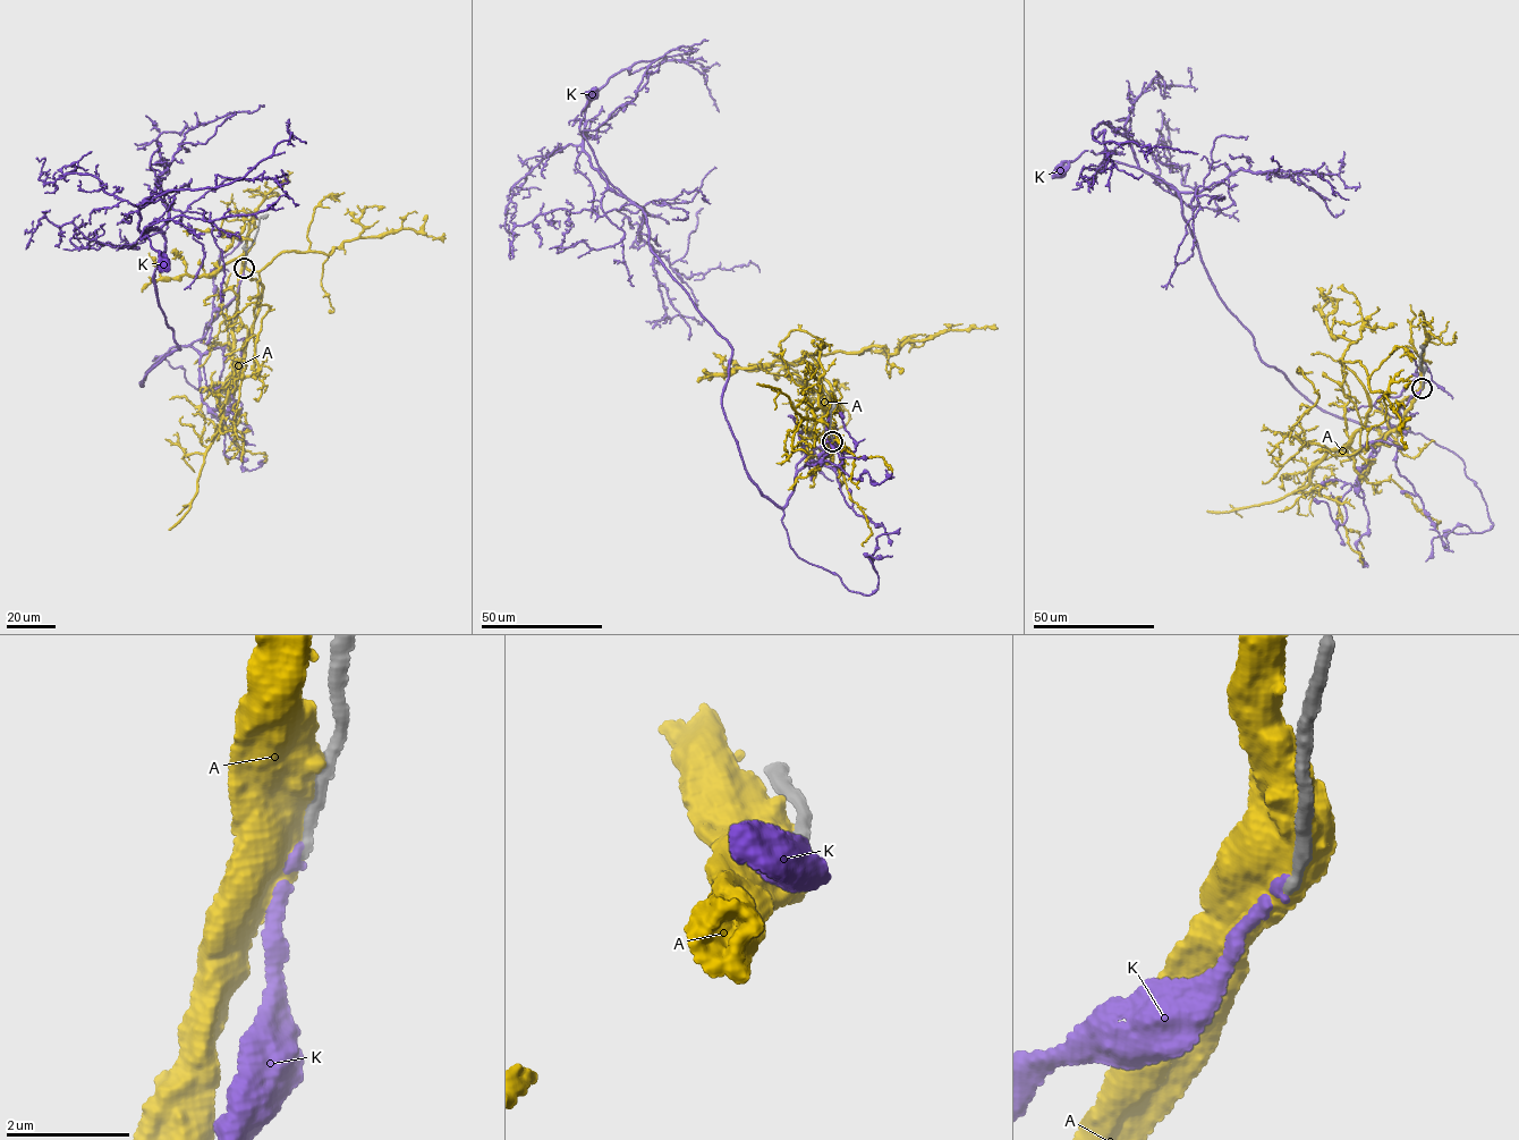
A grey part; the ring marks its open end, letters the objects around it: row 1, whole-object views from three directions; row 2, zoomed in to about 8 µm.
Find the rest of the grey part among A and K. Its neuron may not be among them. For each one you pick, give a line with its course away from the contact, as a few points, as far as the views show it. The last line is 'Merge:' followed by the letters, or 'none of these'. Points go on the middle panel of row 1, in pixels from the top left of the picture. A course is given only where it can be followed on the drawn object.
K: via (832, 440), (800, 458), (782, 507), (752, 480), (721, 402), (729, 344), (599, 166), (579, 131), (591, 94)
Merge: K

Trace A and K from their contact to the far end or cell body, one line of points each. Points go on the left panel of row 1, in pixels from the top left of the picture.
A: (245, 266), (236, 365), (259, 272), (279, 254), (331, 254), (408, 228), (444, 233)
K: (244, 267), (206, 332), (141, 387), (180, 348), (154, 287), (166, 236), (153, 227), (139, 238), (162, 264)

